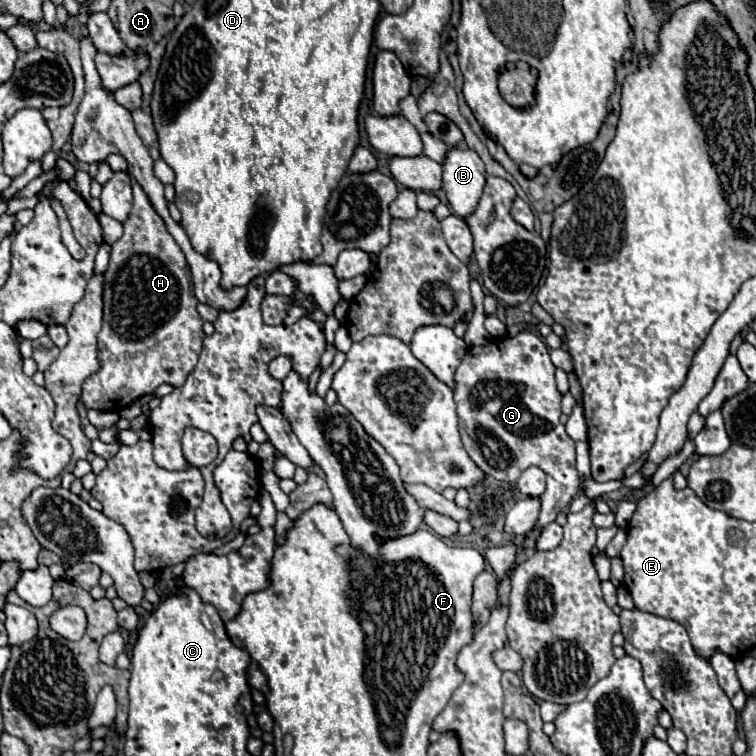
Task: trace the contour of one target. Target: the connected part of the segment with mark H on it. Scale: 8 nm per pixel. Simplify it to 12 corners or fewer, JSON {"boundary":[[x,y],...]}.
{"boundary":[[137,182],[105,270],[85,408],[121,412],[197,364],[181,248]]}

